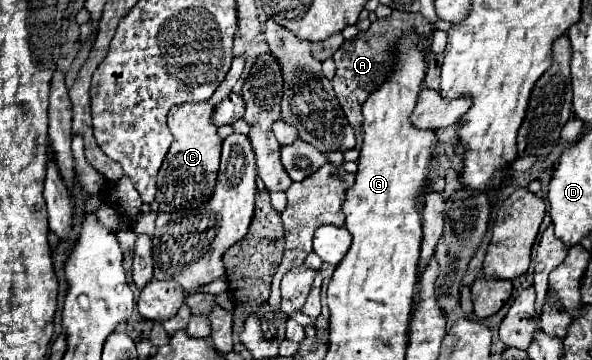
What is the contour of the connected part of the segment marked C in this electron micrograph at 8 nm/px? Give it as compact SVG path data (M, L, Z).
M209 102L179 104L171 108L167 122L173 134L173 144L157 176L155 200L159 202L159 212L185 212L201 208L211 198L217 180L221 142L223 142L217 134L217 126L211 124L211 114L213 106Z

